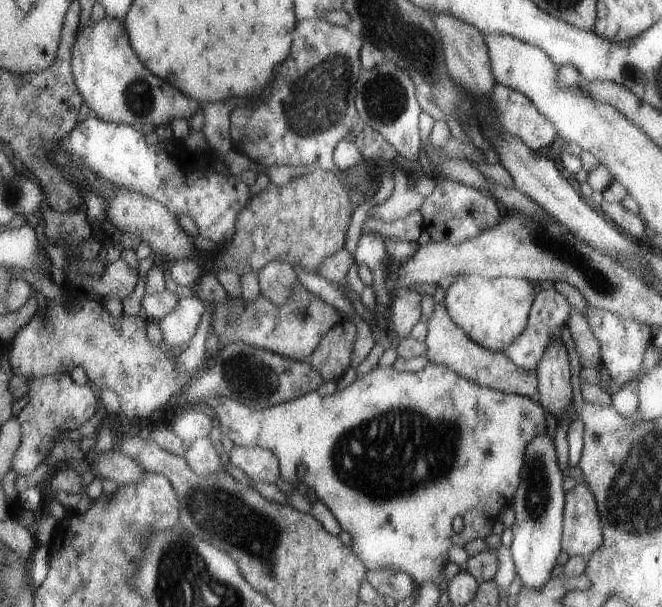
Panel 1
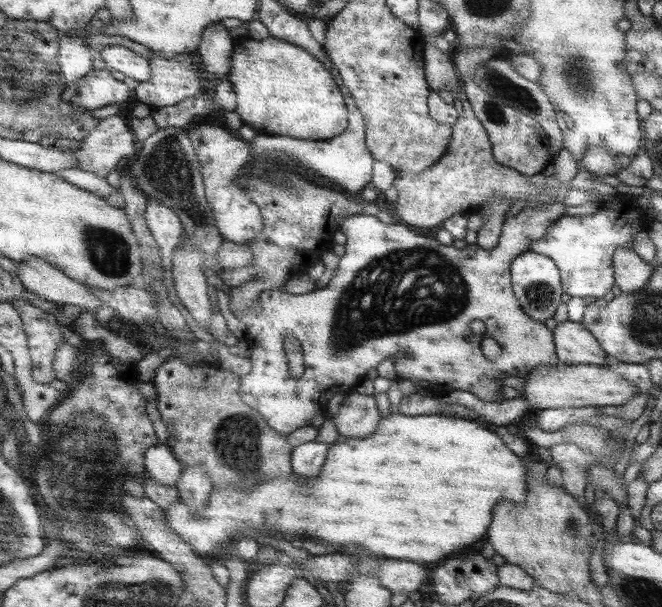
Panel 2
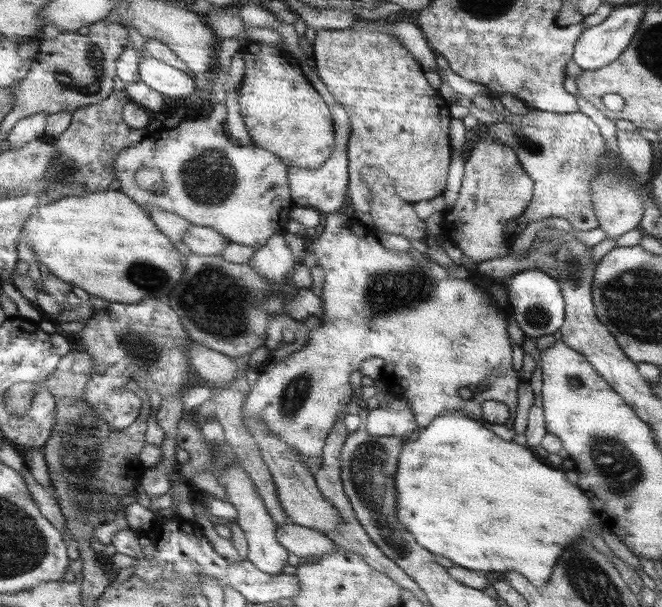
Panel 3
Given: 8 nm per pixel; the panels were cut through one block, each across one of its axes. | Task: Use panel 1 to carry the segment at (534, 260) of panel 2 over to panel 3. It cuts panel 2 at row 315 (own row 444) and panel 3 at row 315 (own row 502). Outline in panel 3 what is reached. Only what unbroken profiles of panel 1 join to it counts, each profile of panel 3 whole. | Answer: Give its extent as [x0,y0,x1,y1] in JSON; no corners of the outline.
[508,269,565,338]

